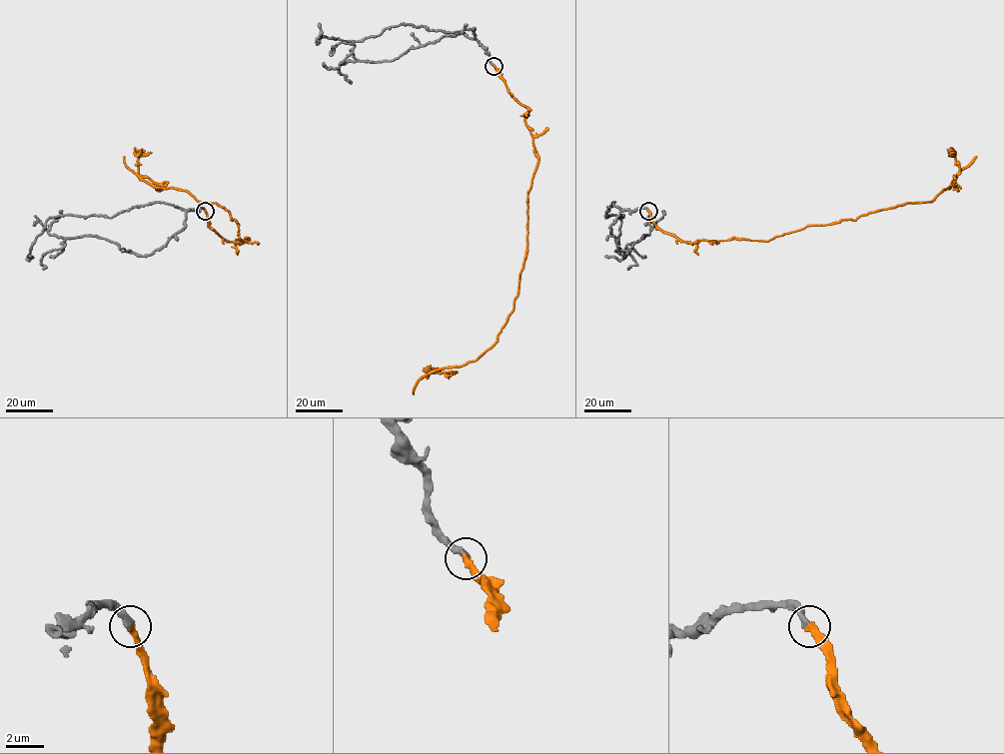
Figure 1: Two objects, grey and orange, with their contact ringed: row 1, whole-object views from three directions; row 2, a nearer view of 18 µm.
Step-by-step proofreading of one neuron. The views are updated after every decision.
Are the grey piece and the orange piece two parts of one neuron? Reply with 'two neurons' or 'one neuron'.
one neuron

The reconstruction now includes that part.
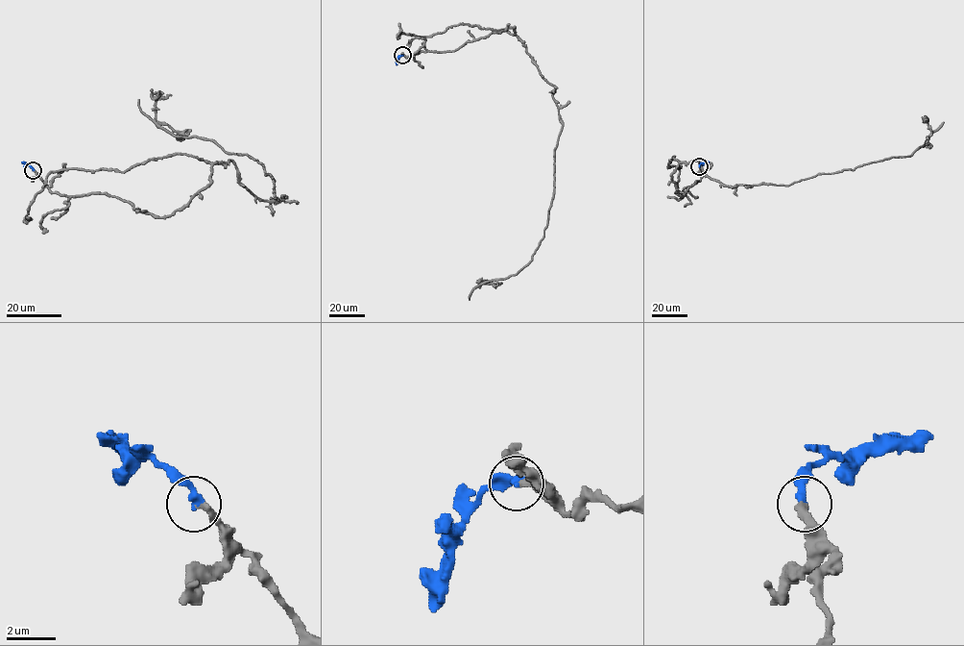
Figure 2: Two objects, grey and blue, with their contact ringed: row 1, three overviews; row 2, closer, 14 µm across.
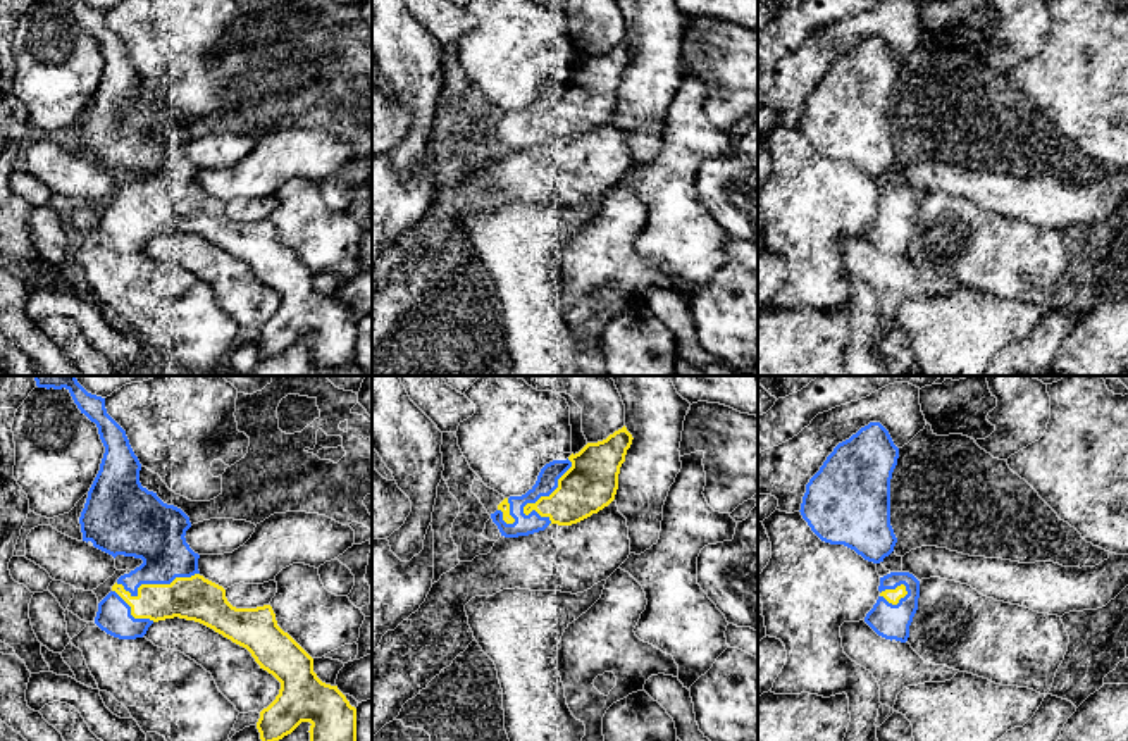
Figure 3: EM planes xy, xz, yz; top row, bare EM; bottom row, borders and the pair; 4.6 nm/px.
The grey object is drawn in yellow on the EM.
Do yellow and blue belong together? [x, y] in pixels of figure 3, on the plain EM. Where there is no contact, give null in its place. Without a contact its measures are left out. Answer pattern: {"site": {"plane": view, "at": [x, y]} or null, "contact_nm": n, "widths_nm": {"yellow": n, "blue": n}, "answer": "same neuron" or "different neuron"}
{"site": {"plane": "xz", "at": [551, 107]}, "contact_nm": 340, "widths_nm": {"yellow": 240, "blue": 100}, "answer": "same neuron"}

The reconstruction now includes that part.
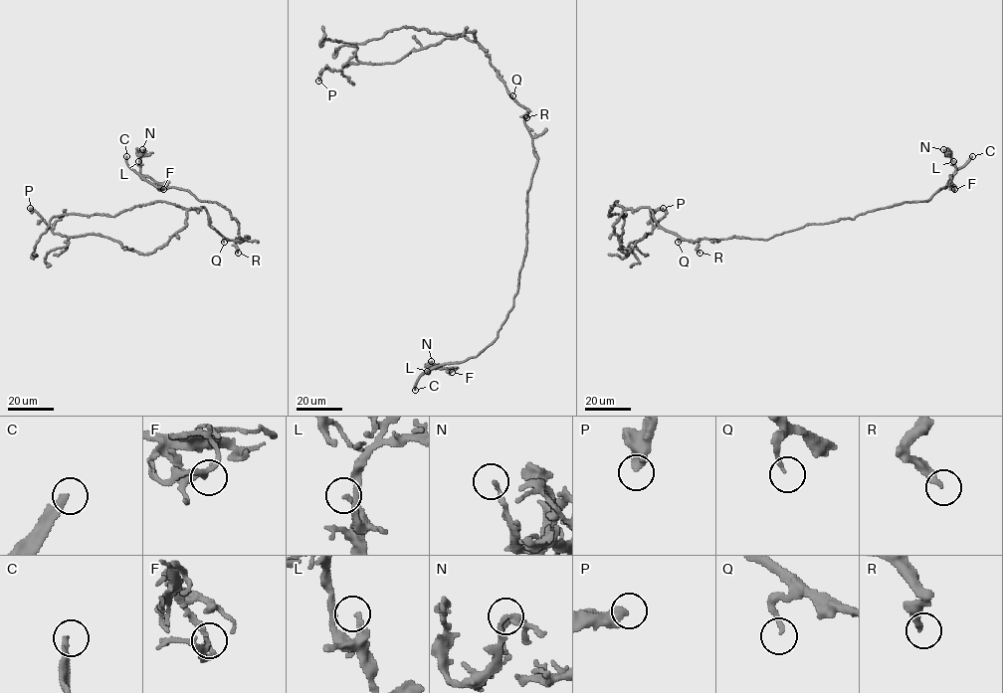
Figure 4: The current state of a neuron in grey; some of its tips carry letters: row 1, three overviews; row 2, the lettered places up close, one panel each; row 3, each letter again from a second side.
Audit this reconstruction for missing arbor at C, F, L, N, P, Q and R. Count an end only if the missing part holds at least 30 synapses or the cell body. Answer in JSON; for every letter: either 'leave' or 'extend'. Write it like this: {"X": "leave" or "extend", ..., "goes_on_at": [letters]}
{"C": "extend", "F": "leave", "L": "leave", "N": "leave", "P": "leave", "Q": "leave", "R": "leave", "goes_on_at": ["C"]}

